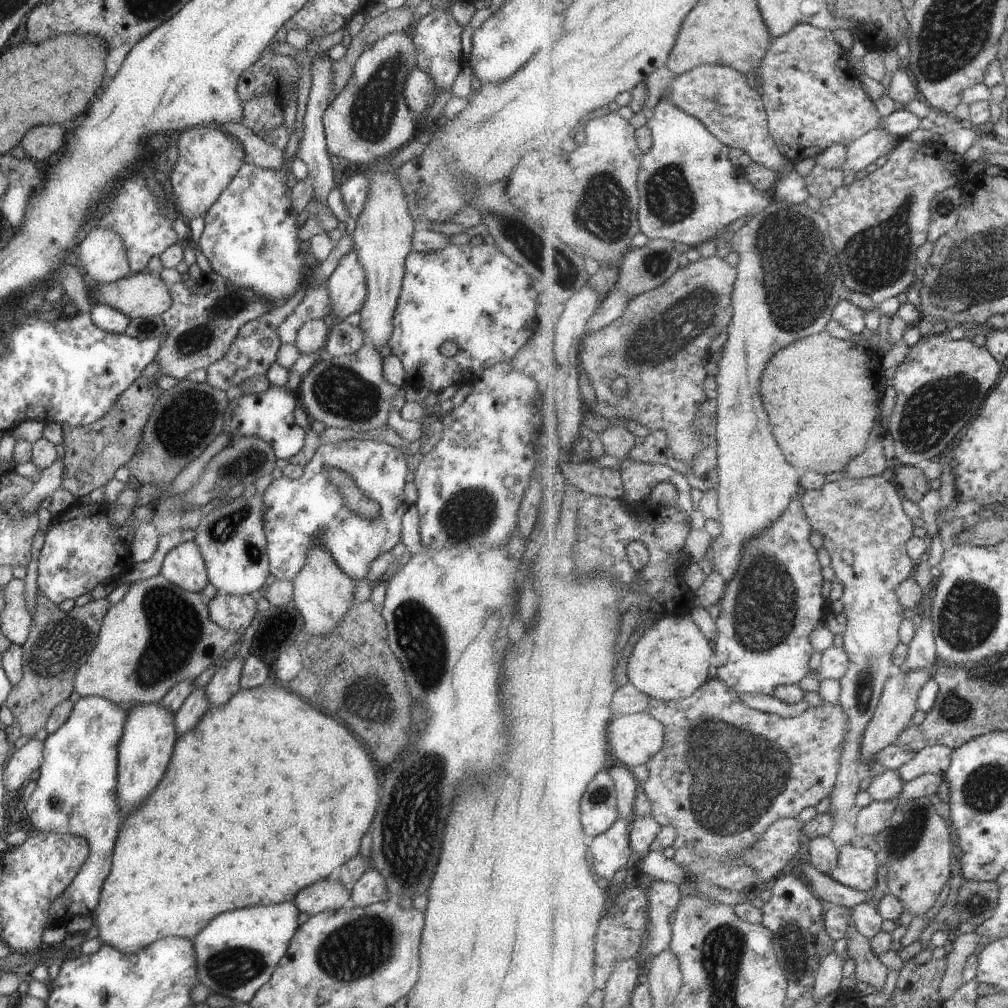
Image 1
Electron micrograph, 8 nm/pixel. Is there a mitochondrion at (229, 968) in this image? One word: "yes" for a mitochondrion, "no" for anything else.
yes

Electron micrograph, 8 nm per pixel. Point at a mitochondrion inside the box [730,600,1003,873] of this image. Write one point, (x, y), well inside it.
(905, 837)

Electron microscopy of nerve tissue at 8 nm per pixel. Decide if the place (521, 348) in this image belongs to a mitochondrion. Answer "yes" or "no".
no

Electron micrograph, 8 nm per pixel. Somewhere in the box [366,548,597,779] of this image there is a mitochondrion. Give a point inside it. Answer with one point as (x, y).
(424, 647)

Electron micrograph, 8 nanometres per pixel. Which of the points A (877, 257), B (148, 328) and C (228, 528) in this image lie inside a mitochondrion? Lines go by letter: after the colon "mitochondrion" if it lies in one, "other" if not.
A: mitochondrion
B: mitochondrion
C: mitochondrion

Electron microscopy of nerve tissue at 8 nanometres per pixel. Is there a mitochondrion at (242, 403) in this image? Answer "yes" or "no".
no

